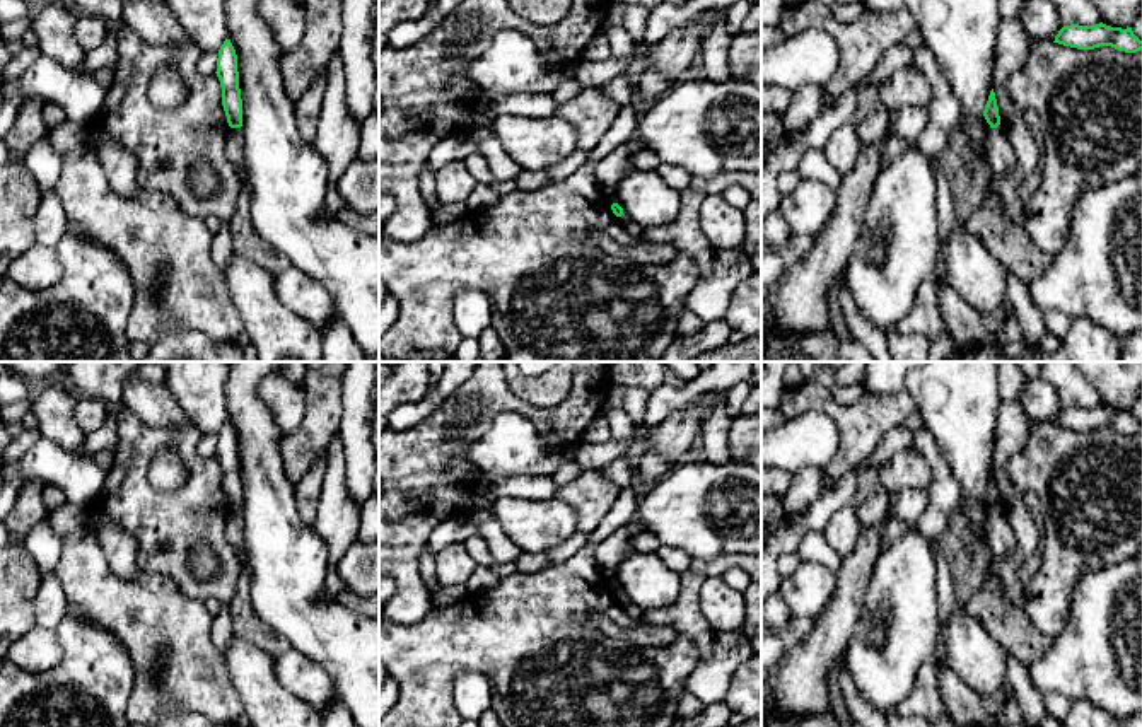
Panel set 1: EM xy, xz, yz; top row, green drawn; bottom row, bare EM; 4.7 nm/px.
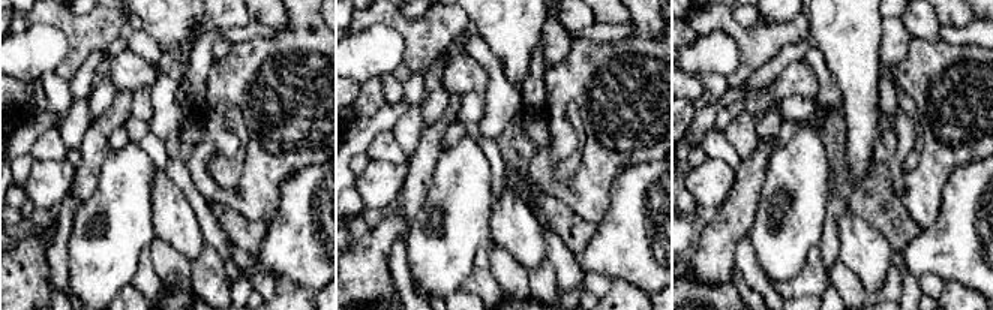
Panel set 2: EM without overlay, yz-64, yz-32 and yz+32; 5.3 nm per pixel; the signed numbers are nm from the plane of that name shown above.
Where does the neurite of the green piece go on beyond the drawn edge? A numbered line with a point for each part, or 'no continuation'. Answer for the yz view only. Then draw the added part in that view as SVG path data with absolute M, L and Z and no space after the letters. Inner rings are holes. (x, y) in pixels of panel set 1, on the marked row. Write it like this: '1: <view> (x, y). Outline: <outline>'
no continuation

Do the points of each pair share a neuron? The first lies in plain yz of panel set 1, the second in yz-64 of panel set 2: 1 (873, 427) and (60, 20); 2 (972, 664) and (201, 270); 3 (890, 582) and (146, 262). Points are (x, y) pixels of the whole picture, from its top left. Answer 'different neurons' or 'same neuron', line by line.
1: same neuron
2: different neurons
3: different neurons

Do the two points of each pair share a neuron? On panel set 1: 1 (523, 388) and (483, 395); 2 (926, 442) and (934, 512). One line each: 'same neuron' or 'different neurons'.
1: different neurons
2: same neuron

